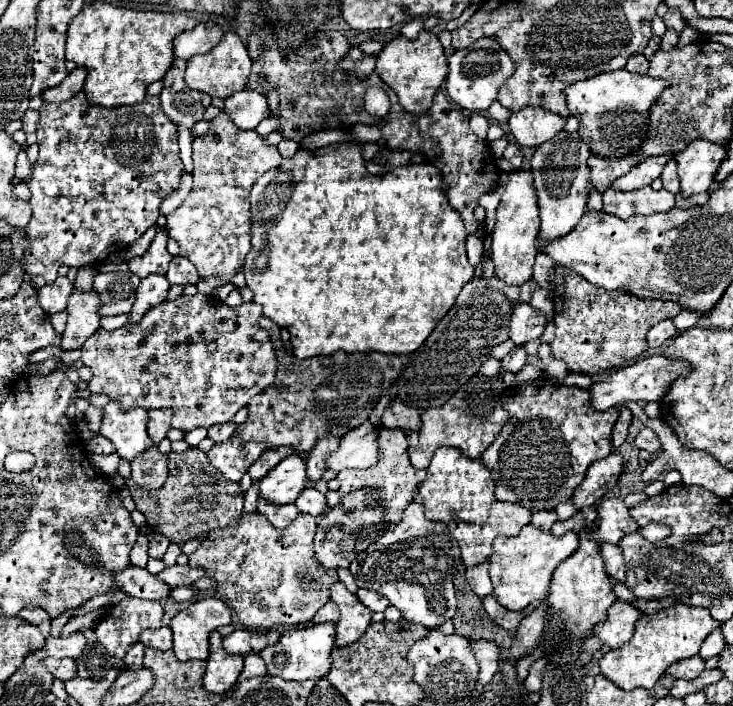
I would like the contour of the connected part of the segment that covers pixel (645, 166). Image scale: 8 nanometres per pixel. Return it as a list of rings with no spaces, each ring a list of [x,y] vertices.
[[[649,156],[643,162],[639,162],[639,166],[629,170],[625,176],[621,176],[619,180],[613,180],[611,188],[619,190],[619,192],[627,192],[627,190],[637,190],[637,188],[649,186],[655,178],[659,178],[663,164],[667,160],[669,160],[669,156]]]

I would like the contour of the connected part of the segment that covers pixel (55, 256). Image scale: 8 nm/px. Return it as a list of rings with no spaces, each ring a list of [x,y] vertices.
[[[79,92],[77,96],[73,96],[67,102],[61,104],[43,104],[39,108],[39,128],[37,128],[37,144],[39,144],[39,158],[31,168],[31,178],[25,180],[29,190],[31,190],[31,208],[33,208],[33,216],[31,222],[27,224],[25,232],[29,236],[29,254],[25,254],[25,270],[31,276],[43,276],[47,280],[47,284],[53,284],[57,278],[57,268],[61,264],[67,266],[87,266],[87,264],[99,264],[105,258],[119,254],[125,246],[129,246],[131,242],[135,242],[141,234],[147,232],[147,228],[155,226],[157,218],[159,218],[159,204],[163,202],[163,198],[167,194],[171,194],[175,188],[179,188],[179,176],[183,172],[183,162],[179,158],[179,146],[177,146],[177,124],[167,120],[167,116],[161,110],[159,98],[157,96],[145,96],[145,100],[141,100],[139,104],[133,106],[123,106],[123,108],[99,108],[99,104],[89,104],[85,100],[85,92]]]

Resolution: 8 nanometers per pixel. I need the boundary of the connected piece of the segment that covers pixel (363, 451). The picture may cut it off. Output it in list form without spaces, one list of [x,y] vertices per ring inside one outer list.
[[[371,422],[357,426],[347,432],[341,440],[341,446],[327,456],[327,470],[345,470],[345,468],[369,468],[377,464],[377,428]]]

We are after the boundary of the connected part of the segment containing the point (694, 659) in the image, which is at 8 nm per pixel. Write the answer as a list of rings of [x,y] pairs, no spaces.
[[[691,656],[685,660],[679,660],[667,668],[667,674],[683,680],[695,680],[705,670],[705,662],[699,656]]]

